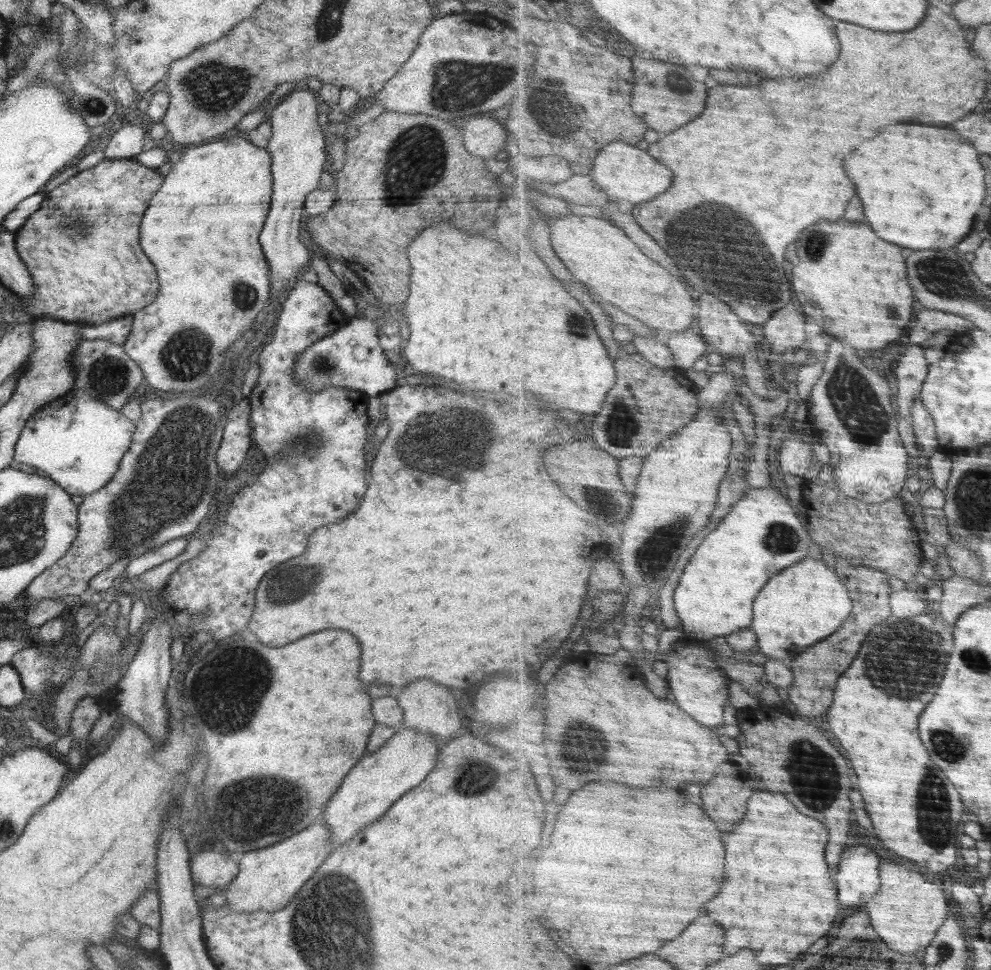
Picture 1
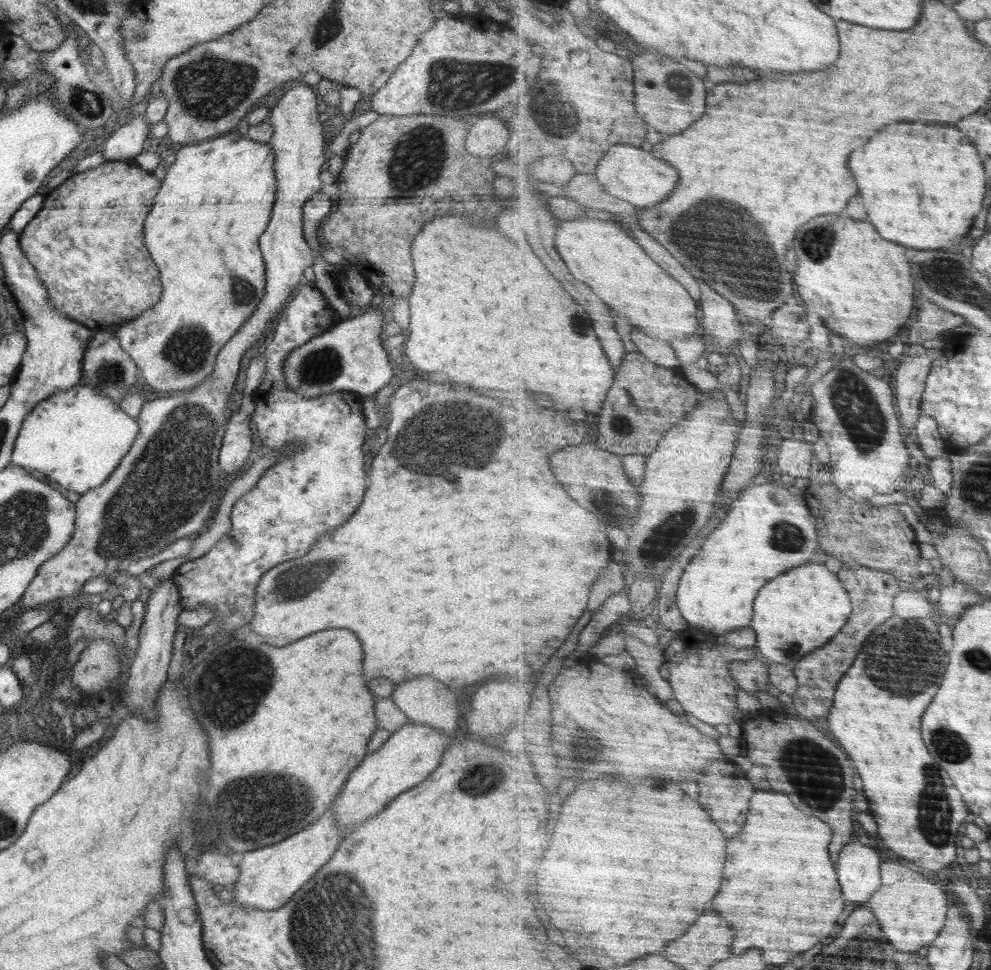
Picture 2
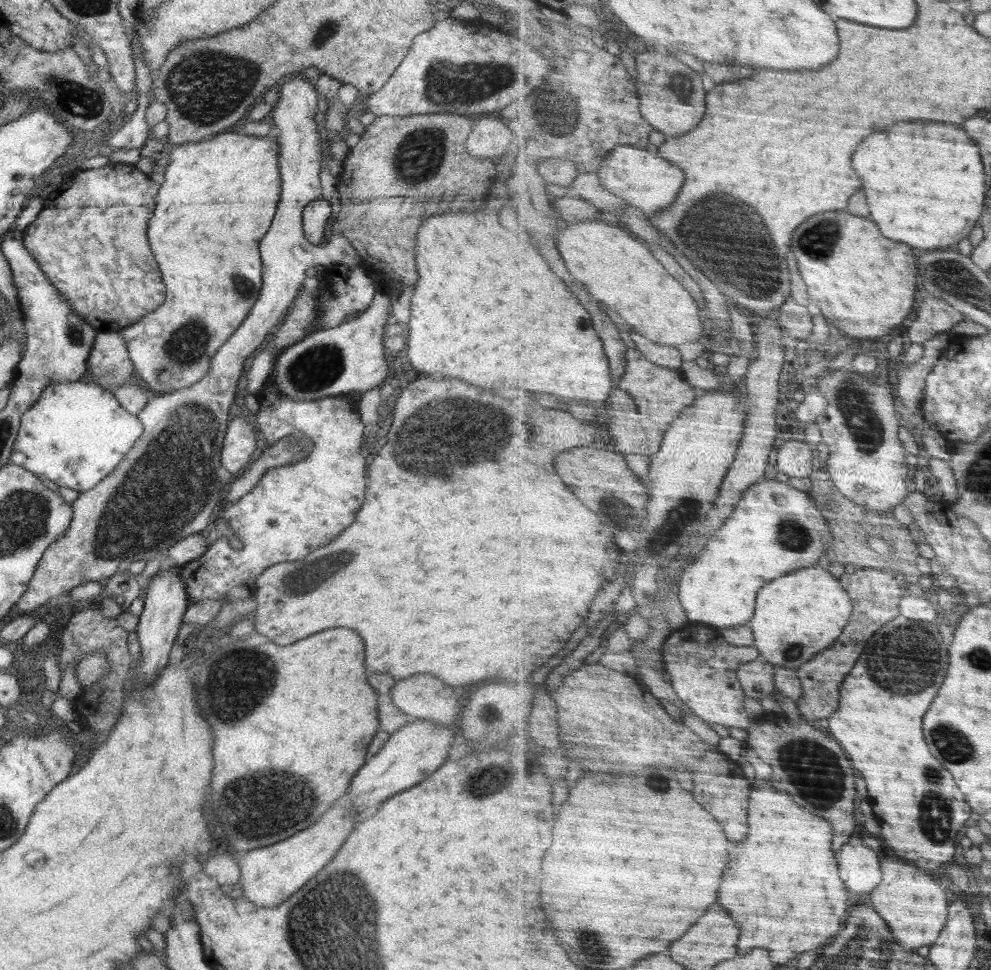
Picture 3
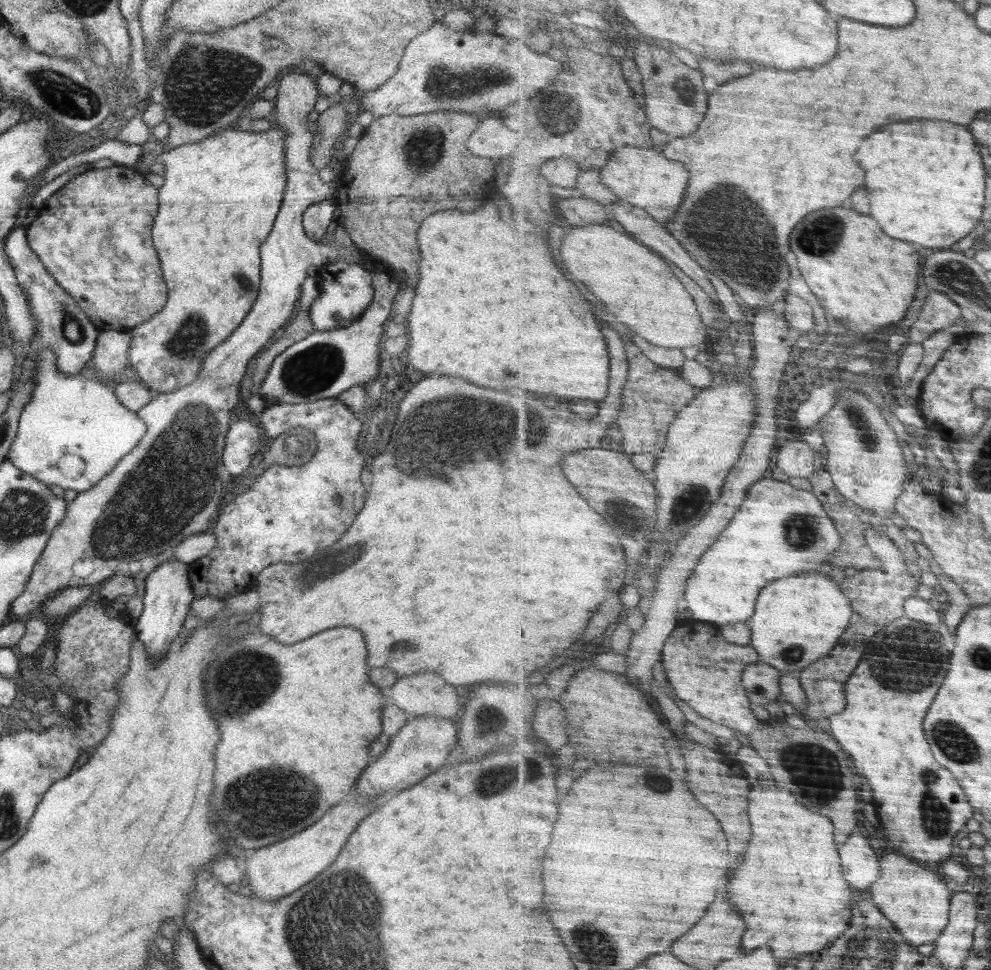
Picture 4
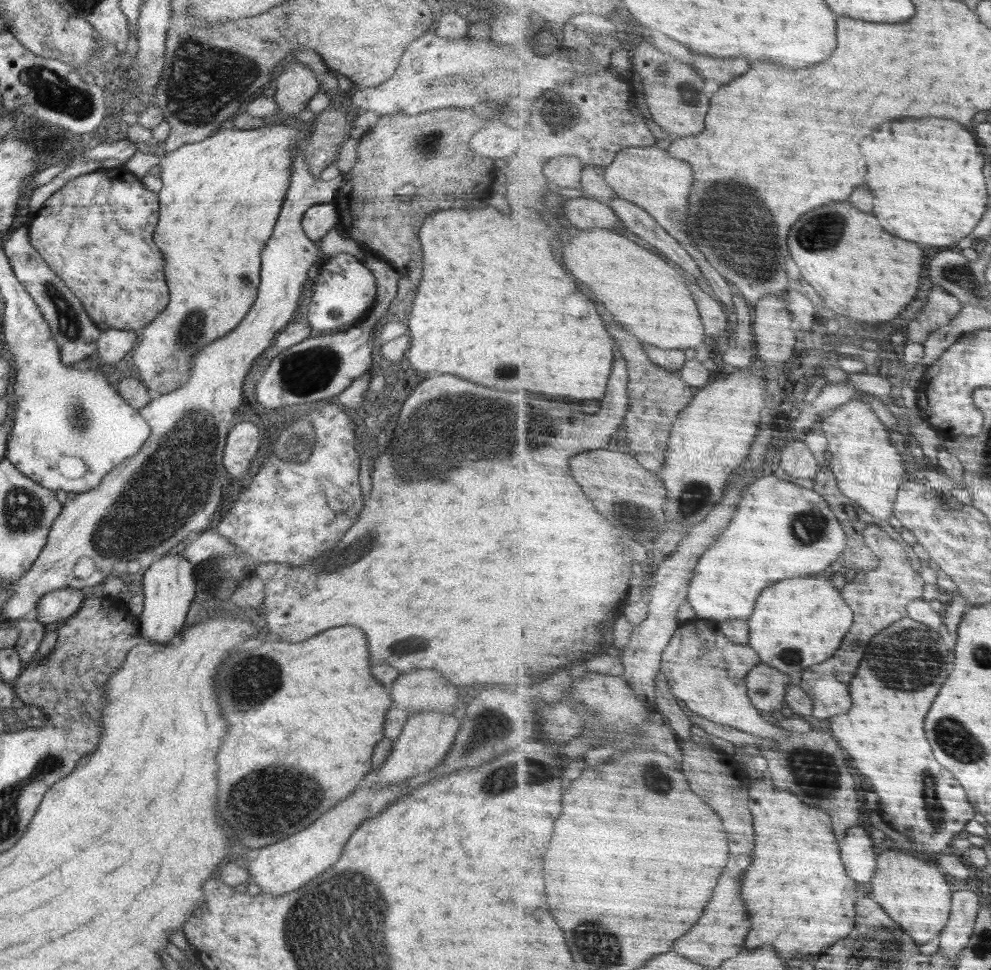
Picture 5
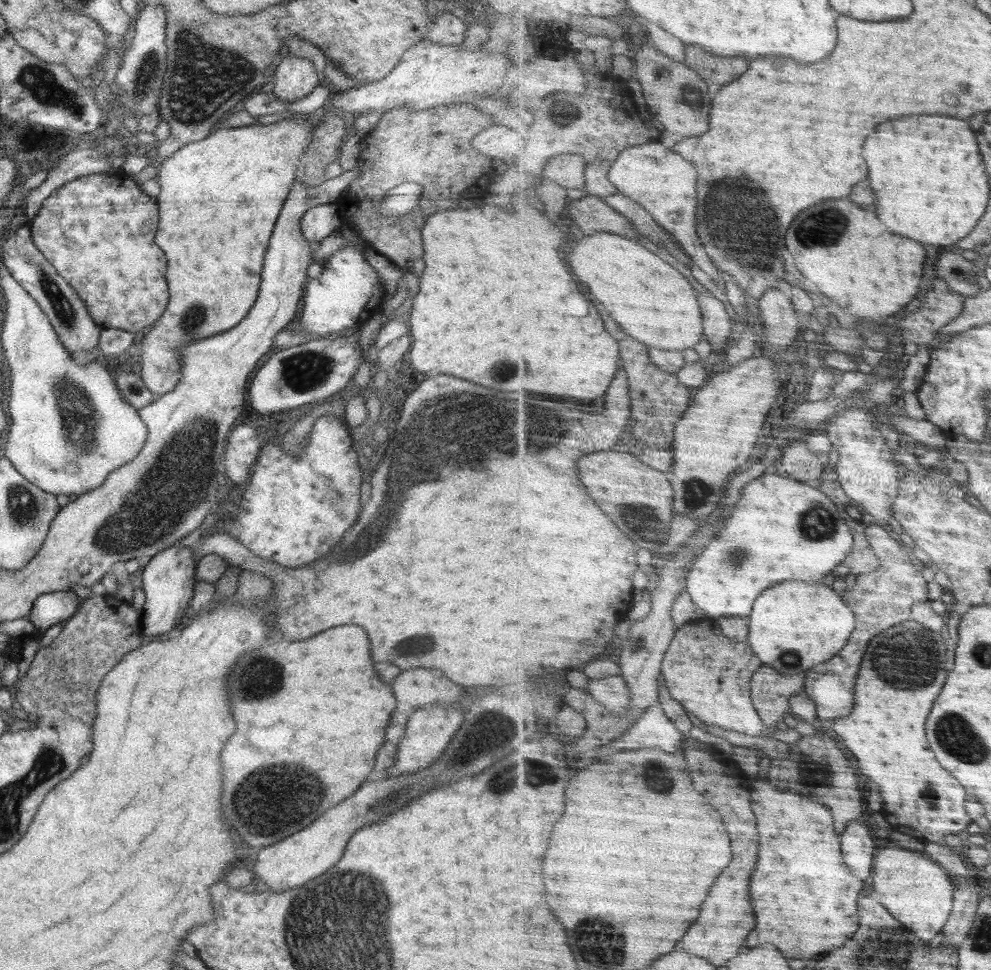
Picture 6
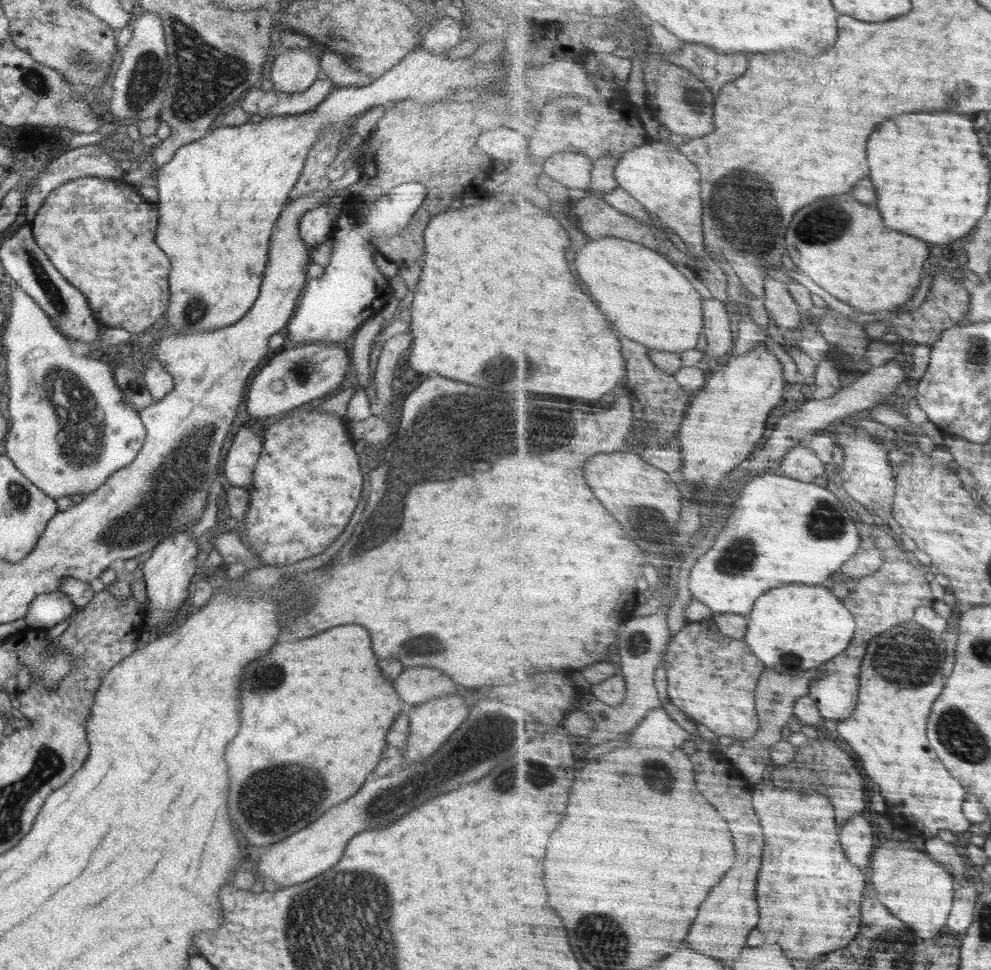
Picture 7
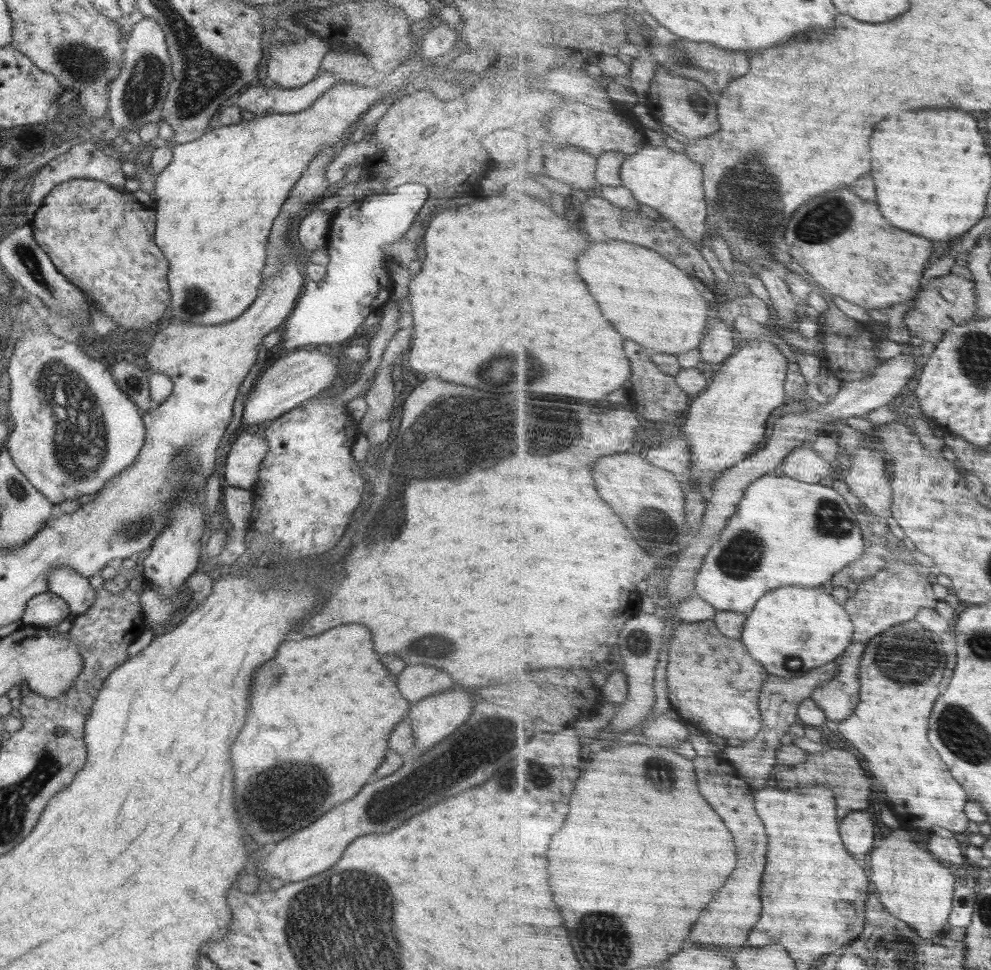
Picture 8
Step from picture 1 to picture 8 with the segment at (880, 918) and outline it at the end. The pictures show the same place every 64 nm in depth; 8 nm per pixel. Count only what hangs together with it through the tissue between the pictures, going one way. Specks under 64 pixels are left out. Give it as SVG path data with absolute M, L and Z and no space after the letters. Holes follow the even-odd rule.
M896 830L888 838L882 836L882 842L872 856L872 878L882 894L882 902L886 902L892 914L898 914L898 918L909 922L924 938L934 938L944 933L944 926L950 923L955 903L956 876L926 848L916 844L914 836L906 830Z

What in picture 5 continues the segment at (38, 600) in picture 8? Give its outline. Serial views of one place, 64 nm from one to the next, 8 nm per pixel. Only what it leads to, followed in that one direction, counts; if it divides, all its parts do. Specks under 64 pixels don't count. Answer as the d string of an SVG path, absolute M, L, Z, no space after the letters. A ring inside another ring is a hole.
M58 589L43 594L31 616L44 625L71 617L82 604L82 589Z

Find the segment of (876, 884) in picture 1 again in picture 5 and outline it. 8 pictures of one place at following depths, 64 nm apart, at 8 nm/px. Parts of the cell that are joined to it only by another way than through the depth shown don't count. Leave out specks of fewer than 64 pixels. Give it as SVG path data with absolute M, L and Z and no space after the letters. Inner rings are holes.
M852 828L842 842L844 862L850 876L862 884L874 880L878 872L878 854L874 850L872 836L864 828Z

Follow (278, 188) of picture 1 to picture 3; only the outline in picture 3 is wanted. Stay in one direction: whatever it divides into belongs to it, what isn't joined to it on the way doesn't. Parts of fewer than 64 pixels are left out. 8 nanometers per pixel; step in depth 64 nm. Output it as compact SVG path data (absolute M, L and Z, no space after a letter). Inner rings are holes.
M303 75L292 76L292 78L287 78L280 86L280 97L276 103L276 107L272 109L272 126L273 131L276 134L276 138L279 144L279 171L281 174L281 191L280 191L280 202L278 202L278 208L276 208L276 216L274 216L274 222L268 230L268 236L262 238L260 242L260 254L262 254L262 292L260 292L260 298L256 300L254 304L254 310L251 310L248 313L248 316L242 321L242 324L239 328L228 338L217 351L216 354L211 358L211 365L209 371L202 377L196 384L178 389L172 393L160 394L158 398L154 396L150 397L149 402L144 406L144 409L137 414L137 417L140 419L140 422L143 424L144 430L142 436L136 440L132 445L132 448L126 453L126 456L116 465L116 468L106 475L106 478L103 478L93 489L86 490L79 493L78 498L71 503L73 510L72 520L70 521L70 526L64 531L64 534L61 536L61 539L56 539L50 548L44 551L42 558L38 561L36 570L34 571L33 577L30 579L29 585L27 586L27 591L24 594L21 594L20 600L16 602L16 608L21 614L33 613L35 609L39 606L42 606L47 600L54 598L54 596L60 596L60 594L68 595L69 592L75 587L84 584L85 582L103 582L108 576L102 576L102 574L111 574L115 575L120 568L120 562L138 562L138 560L153 560L155 557L162 555L166 550L170 549L176 542L182 540L183 538L189 537L193 534L202 534L207 531L213 523L213 520L216 516L214 514L214 508L218 504L218 496L220 496L220 490L224 488L222 486L222 480L228 480L228 484L232 480L236 480L234 476L230 476L222 466L220 466L220 450L222 450L222 442L224 442L226 428L229 423L228 411L230 406L234 402L234 393L236 392L236 385L238 384L238 378L242 374L242 368L244 368L244 362L246 358L257 350L262 341L266 340L266 336L273 332L276 332L278 326L283 322L283 319L287 315L287 311L292 307L294 299L298 297L299 290L303 287L303 283L306 278L306 271L309 268L321 268L321 266L331 267L336 265L348 266L348 267L361 267L361 258L359 252L349 243L348 239L345 239L342 235L336 235L331 238L331 241L328 241L322 245L312 244L303 233L303 210L304 207L313 200L320 199L322 197L322 187L320 187L320 179L318 173L322 169L322 141L320 140L321 135L321 124L314 121L314 115L317 113L317 102L319 101L318 93L315 91L314 84L309 82ZM80 564L88 564L88 572L80 572L78 566Z

